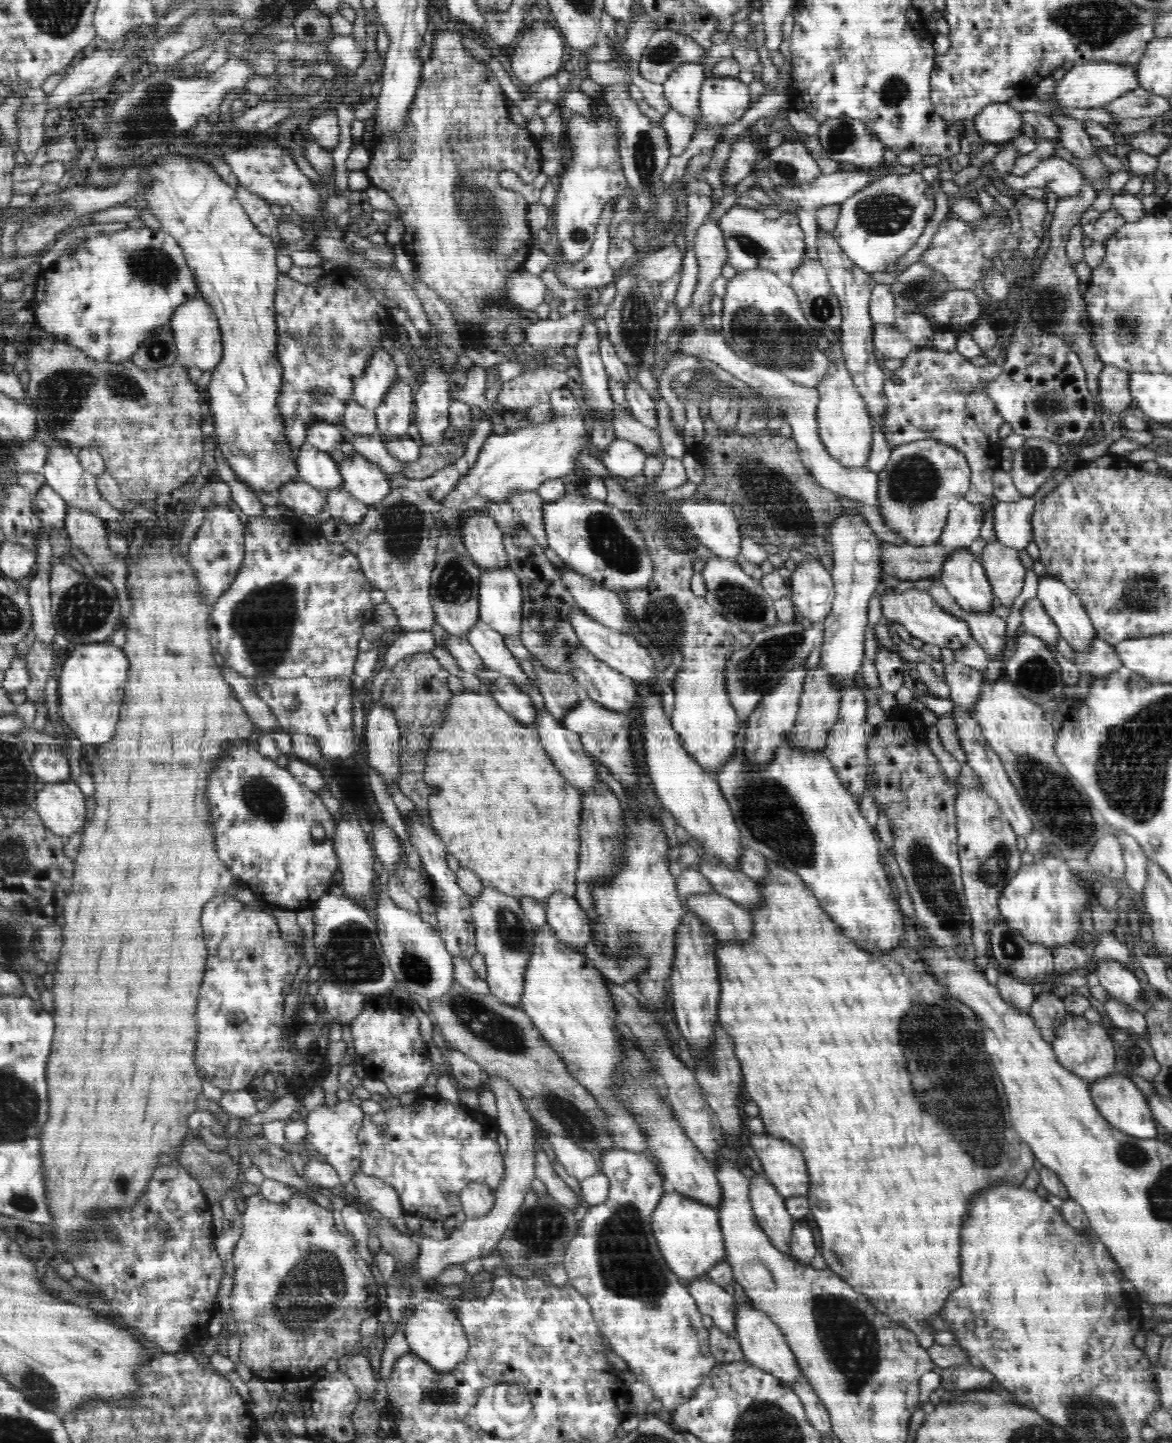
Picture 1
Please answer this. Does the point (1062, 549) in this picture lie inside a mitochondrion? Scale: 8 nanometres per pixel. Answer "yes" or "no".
no

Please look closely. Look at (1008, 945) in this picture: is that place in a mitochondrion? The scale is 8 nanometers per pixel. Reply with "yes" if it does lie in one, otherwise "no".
yes

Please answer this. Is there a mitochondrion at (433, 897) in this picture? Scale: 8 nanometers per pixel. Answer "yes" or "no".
no

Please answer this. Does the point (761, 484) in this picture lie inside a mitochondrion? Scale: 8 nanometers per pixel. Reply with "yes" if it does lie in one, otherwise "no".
yes

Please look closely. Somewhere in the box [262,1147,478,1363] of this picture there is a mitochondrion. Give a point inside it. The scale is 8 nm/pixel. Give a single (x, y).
(322, 1280)

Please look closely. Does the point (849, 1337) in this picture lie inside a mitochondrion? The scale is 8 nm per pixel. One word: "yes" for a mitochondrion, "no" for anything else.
yes

